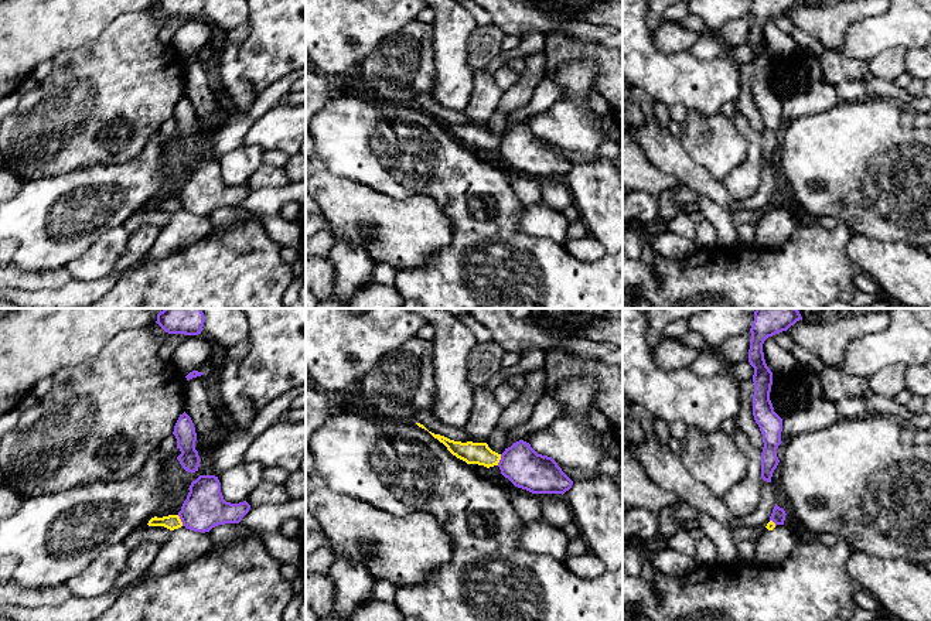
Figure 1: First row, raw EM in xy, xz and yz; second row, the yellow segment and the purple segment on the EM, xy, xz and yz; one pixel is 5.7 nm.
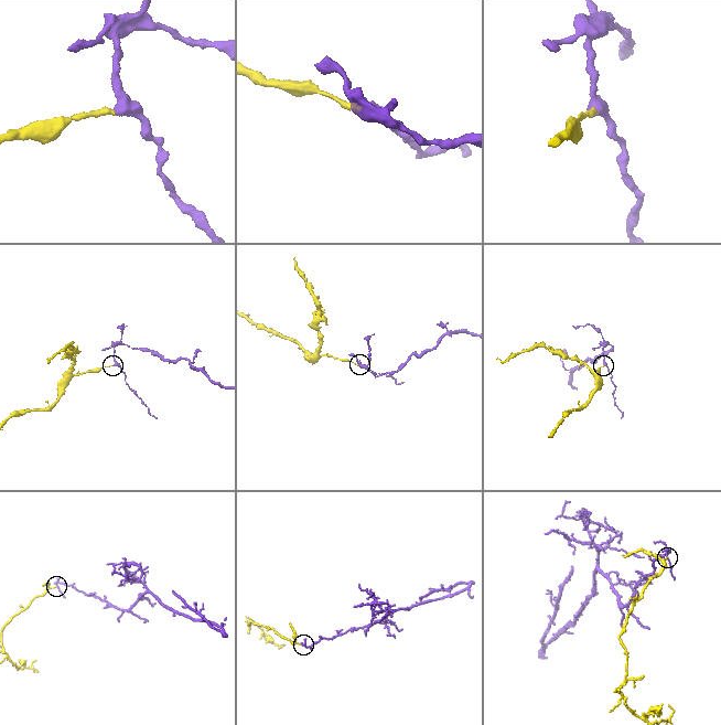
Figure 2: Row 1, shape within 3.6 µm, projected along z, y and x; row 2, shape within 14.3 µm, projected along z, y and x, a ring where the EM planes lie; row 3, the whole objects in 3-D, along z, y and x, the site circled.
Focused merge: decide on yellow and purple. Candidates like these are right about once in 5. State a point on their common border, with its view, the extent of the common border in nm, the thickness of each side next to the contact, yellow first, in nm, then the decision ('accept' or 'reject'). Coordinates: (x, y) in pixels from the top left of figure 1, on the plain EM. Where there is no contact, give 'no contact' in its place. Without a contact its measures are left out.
contact xy (180, 204); length 70 nm; calibres 90 and 240 nm; reject

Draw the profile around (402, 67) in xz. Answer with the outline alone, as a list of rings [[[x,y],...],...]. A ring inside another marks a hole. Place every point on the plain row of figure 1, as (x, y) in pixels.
[[[417,20],[406,24],[364,58],[355,74],[371,93],[369,100],[381,105],[416,108],[416,96],[432,96],[436,82],[433,25]]]

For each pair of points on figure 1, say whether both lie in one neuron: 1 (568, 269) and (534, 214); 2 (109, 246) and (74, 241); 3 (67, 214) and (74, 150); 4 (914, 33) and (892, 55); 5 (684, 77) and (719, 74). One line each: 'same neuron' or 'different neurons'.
1: different neurons
2: different neurons
3: different neurons
4: different neurons
5: same neuron

